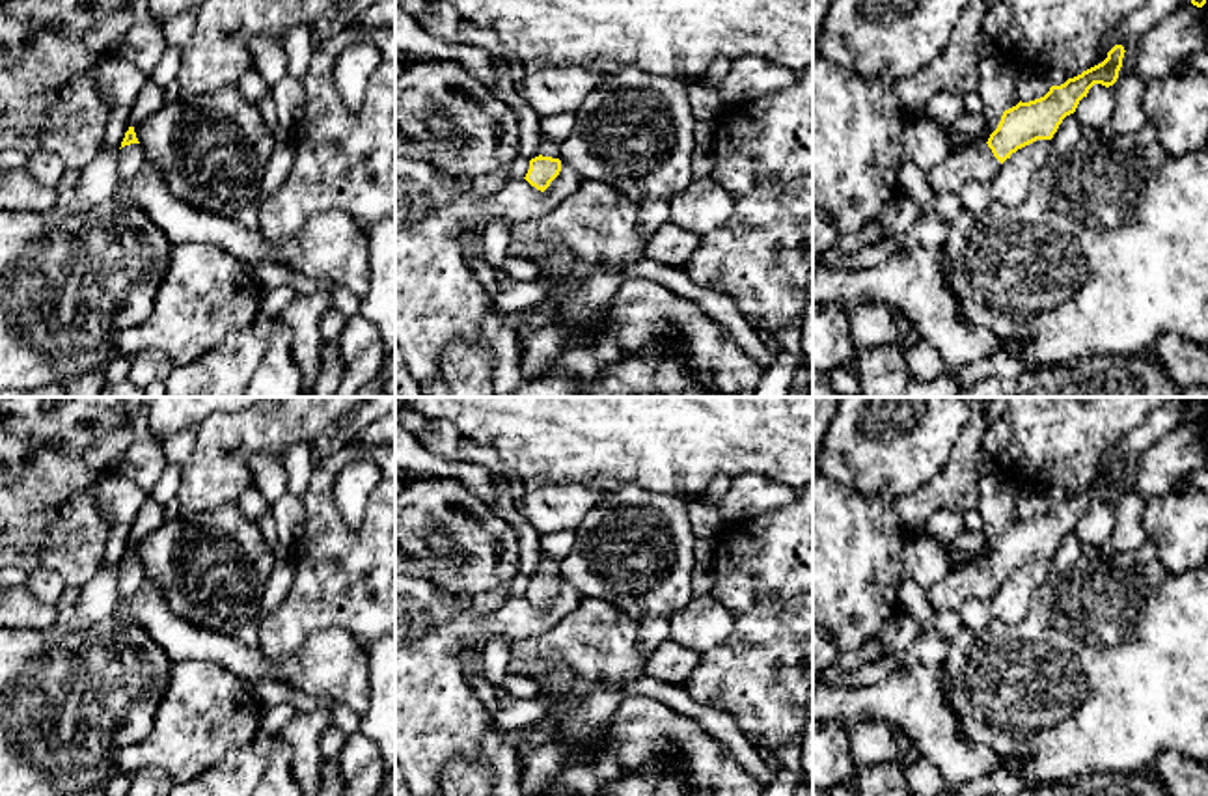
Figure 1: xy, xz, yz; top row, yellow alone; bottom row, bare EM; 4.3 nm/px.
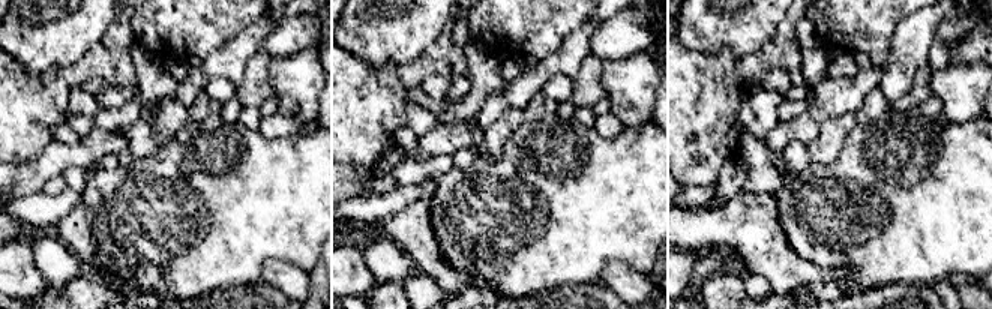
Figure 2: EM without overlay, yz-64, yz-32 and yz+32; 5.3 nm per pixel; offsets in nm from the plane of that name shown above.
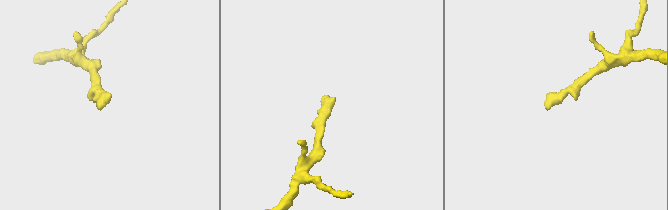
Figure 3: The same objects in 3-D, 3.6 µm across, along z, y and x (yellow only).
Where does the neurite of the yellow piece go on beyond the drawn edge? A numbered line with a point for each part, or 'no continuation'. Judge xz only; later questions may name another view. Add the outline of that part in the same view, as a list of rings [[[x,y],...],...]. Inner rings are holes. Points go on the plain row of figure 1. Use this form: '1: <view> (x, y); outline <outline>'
1: xz (547, 565); outline [[[541,552],[539,572],[559,576],[559,565],[561,561],[550,559]]]

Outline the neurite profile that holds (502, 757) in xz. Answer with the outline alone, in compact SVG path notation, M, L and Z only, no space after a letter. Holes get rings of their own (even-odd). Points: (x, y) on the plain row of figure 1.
M490 721L481 746L481 755L494 774L492 796L524 796L518 785L516 749L505 740L505 731Z

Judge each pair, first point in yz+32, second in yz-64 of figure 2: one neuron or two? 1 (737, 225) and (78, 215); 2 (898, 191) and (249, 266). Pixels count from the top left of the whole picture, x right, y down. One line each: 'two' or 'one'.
1: one
2: one

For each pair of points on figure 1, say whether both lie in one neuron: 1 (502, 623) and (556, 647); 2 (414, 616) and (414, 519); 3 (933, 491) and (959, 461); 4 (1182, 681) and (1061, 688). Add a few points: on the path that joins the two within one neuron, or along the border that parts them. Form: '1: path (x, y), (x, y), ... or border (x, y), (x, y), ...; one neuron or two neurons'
1: border (569, 612), (541, 634), (515, 636); two neurons
2: border (414, 576), (425, 576), (437, 584); two neurons
3: path (940, 485), (957, 468); one neuron
4: path (1153, 681), (1091, 681); one neuron

